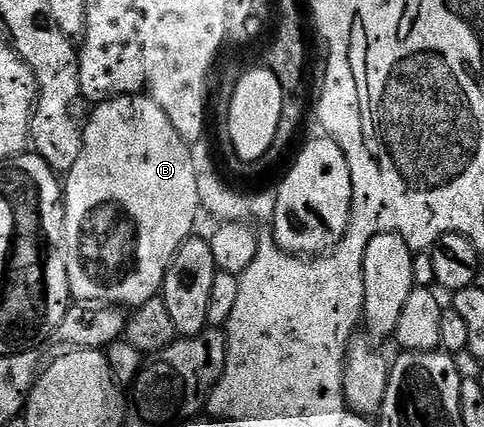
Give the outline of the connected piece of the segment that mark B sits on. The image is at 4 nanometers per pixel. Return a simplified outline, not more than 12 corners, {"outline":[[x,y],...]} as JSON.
{"outline":[[154,101],[91,109],[62,184],[71,299],[136,308],[201,215]]}

